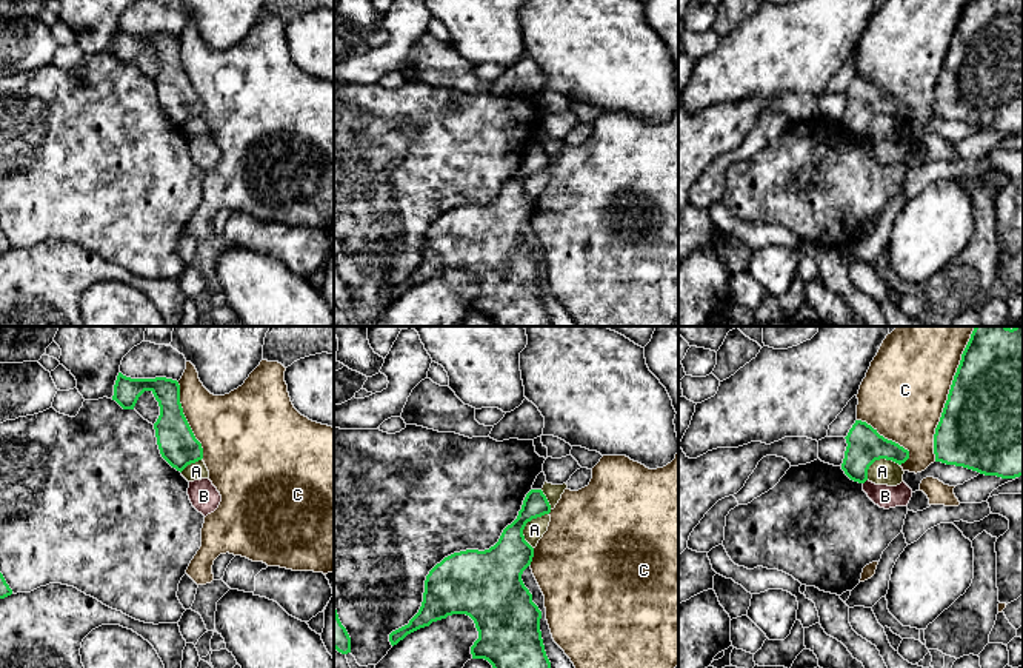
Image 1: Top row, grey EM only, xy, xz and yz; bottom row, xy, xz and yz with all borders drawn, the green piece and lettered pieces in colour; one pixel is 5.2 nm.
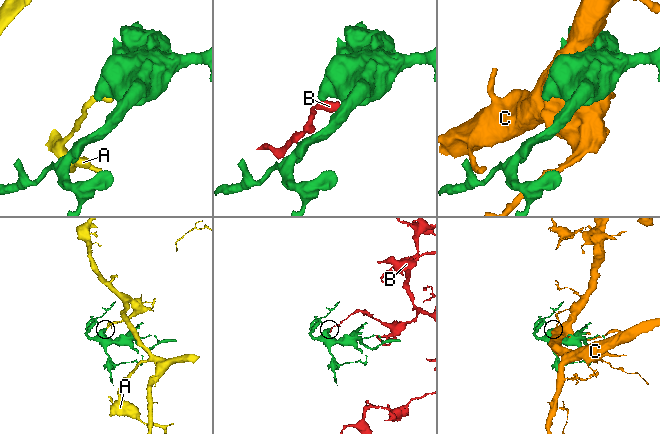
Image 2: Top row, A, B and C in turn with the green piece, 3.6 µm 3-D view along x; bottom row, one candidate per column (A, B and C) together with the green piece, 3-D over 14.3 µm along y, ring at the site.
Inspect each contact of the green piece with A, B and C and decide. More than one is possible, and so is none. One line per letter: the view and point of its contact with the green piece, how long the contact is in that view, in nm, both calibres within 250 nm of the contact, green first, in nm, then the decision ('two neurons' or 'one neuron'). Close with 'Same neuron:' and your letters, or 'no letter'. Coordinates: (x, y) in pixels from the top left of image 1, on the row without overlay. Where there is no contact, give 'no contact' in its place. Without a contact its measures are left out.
A: meets green in xz at (525, 180); contact 200 nm long; 220 nm thick on the green side, 110 nm on the other; two neurons
B: meets green in yz at (865, 136); contact 40 nm long; 190 nm thick on the green side, 120 nm on the other; two neurons
C: meets green in yz at (945, 59); contact 650 nm long; 500 nm thick on the green side, 440 nm on the other; two neurons
Same neuron: no letter

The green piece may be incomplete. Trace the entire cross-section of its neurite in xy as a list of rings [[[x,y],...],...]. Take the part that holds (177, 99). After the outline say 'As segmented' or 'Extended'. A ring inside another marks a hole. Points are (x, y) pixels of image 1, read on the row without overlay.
[[[118,28],[112,55],[123,65],[134,65],[145,46],[151,46],[160,62],[154,85],[162,112],[180,128],[188,120],[202,115],[203,103],[183,69],[177,35],[166,32],[131,34]]]. As segmented

